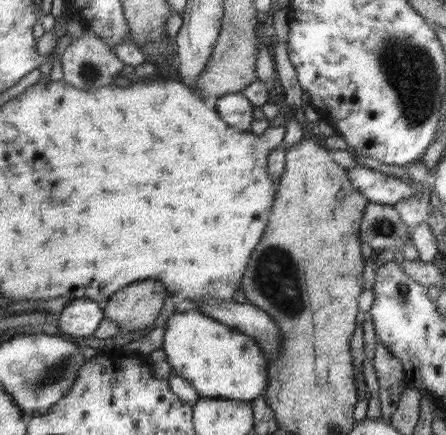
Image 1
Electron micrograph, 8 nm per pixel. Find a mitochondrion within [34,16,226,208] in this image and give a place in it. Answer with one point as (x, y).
(89, 72)

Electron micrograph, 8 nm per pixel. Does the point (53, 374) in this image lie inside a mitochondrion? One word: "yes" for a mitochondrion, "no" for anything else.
yes

